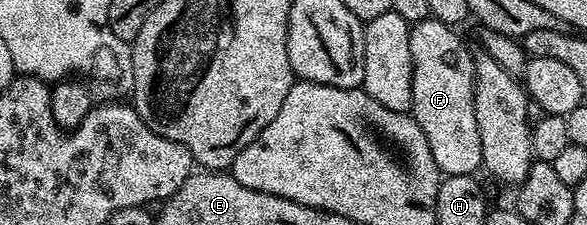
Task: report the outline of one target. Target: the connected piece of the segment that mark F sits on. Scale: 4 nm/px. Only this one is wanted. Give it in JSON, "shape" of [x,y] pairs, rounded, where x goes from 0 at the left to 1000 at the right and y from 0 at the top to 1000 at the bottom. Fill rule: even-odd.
{"shape":[[[739,80],[700,111],[704,453],[698,511],[717,560],[717,596],[724,596],[724,631],[738,667],[738,720],[744,720],[750,769],[799,782],[823,747],[819,596],[813,596],[809,502],[809,249],[775,142],[780,138],[770,111]]]}

